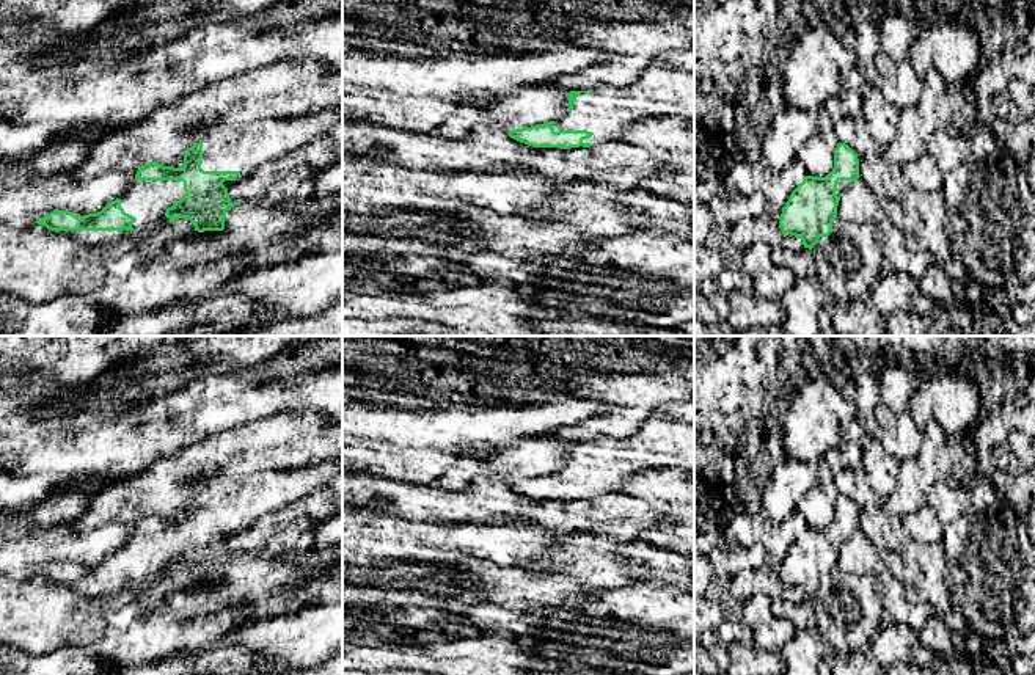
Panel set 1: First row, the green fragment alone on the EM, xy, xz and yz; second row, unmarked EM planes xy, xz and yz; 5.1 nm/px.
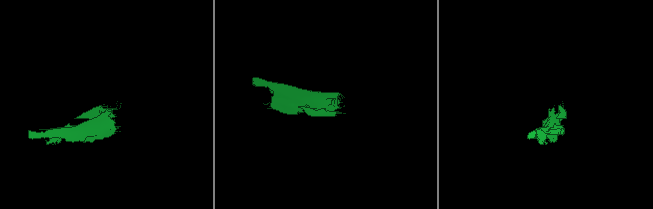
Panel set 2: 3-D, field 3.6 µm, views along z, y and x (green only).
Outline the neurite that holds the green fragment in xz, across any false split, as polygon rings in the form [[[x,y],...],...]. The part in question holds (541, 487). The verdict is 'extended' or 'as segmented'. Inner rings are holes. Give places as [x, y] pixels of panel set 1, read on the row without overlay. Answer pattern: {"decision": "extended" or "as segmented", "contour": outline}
{"decision": "extended", "contour": [[[650,418],[627,440],[600,435],[587,443],[570,443],[569,460],[561,471],[507,485],[532,499],[589,499],[609,491],[631,494],[636,472],[685,469],[691,463],[694,424]]]}

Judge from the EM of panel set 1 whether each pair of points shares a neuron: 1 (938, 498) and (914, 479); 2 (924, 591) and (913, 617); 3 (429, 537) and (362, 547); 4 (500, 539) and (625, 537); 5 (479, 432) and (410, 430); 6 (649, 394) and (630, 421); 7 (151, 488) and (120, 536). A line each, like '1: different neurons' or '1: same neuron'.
1: different neurons
2: different neurons
3: same neuron
4: different neurons
5: same neuron
6: same neuron
7: different neurons

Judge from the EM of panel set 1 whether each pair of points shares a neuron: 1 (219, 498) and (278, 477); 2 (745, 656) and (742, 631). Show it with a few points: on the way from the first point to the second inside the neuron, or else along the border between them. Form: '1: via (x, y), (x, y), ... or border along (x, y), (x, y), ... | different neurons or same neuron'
1: via (233, 498), (252, 498), (264, 492) | same neuron
2: border along (726, 644), (737, 641), (753, 647) | different neurons

